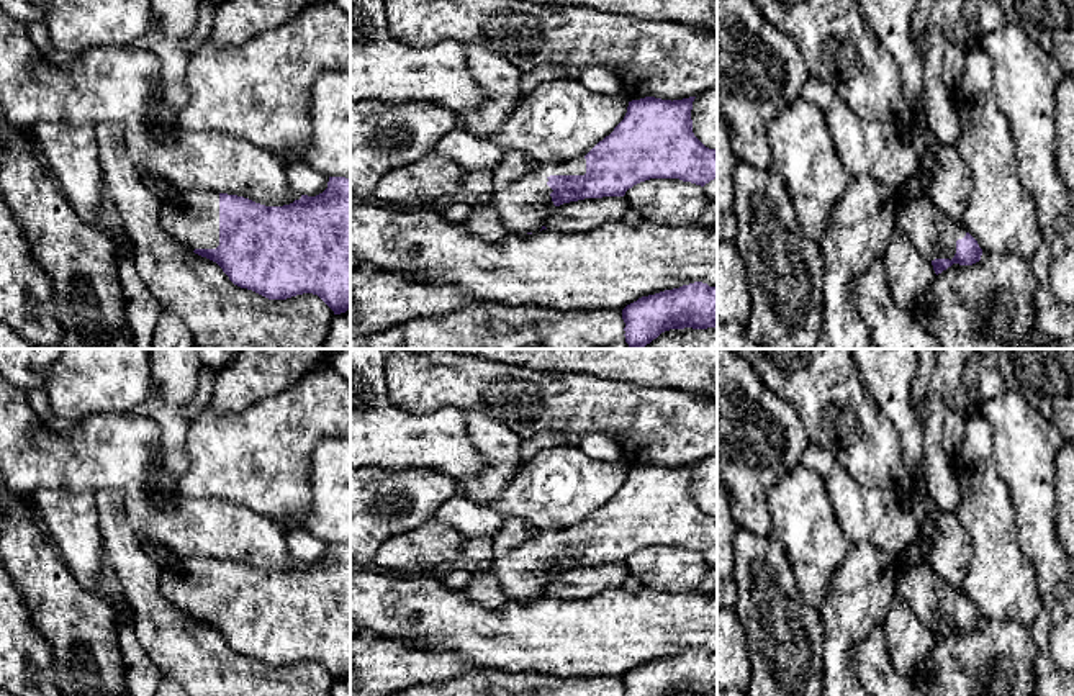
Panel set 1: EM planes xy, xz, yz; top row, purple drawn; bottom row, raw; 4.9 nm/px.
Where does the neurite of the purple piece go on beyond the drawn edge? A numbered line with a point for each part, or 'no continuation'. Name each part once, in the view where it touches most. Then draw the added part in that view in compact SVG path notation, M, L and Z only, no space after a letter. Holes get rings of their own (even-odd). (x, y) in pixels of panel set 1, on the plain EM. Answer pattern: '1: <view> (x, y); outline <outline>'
1: xz (524, 573); outline M584 522L568 529L539 531L530 540L512 549L504 557L493 557L488 572L494 575L509 599L527 601L540 598L555 578L547 549L550 542L584 542Z

